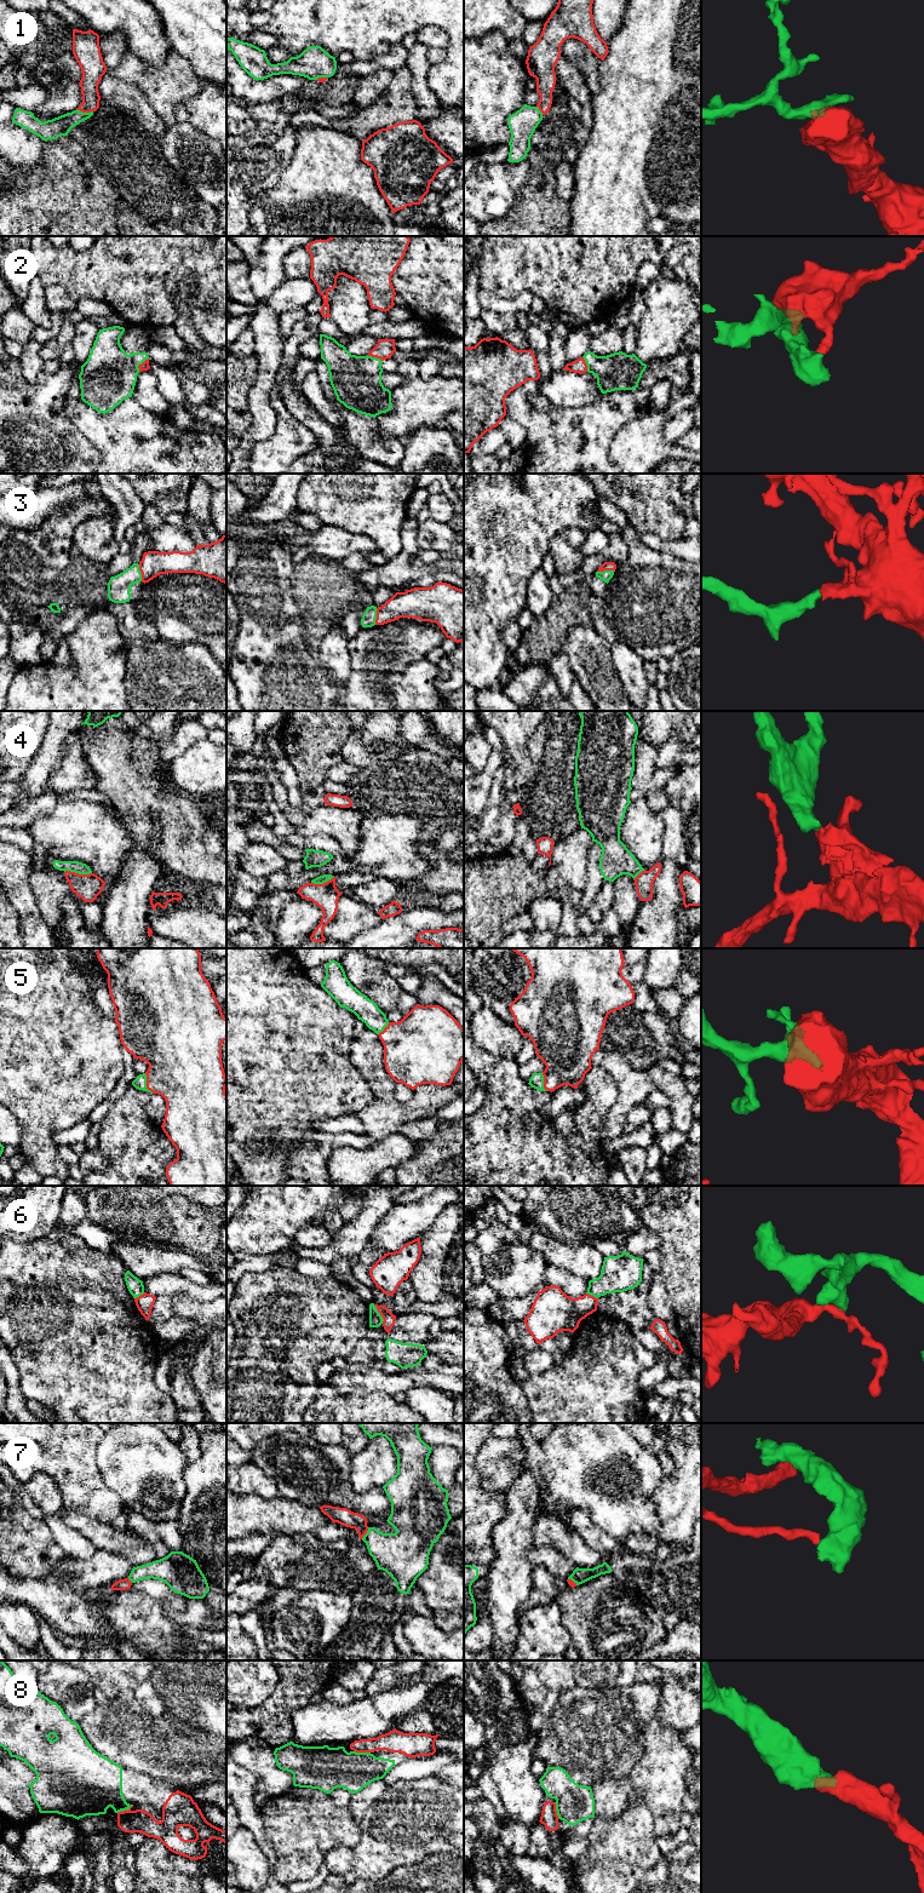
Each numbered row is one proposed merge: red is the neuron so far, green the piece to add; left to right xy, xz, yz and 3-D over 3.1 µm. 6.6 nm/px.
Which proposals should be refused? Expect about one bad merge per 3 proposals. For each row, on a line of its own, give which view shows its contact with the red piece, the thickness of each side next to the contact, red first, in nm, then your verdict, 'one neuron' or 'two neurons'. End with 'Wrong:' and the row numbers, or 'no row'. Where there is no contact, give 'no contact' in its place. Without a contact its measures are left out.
1: xy | 130/130 nm | one neuron
2: xy | 60/360 nm | one neuron
3: yz | 60/70 nm | one neuron
4: xy | 170/80 nm | one neuron
5: xy | 440/90 nm | one neuron
6: xz | 80/90 nm | two neurons
7: xz | 120/280 nm | two neurons
8: xy | 150/320 nm | one neuron
Wrong: 6, 7

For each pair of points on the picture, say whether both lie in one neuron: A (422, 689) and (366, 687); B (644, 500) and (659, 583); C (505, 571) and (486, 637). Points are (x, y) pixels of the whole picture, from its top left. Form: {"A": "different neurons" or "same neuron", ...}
{"A": "different neurons", "B": "same neuron", "C": "same neuron"}

